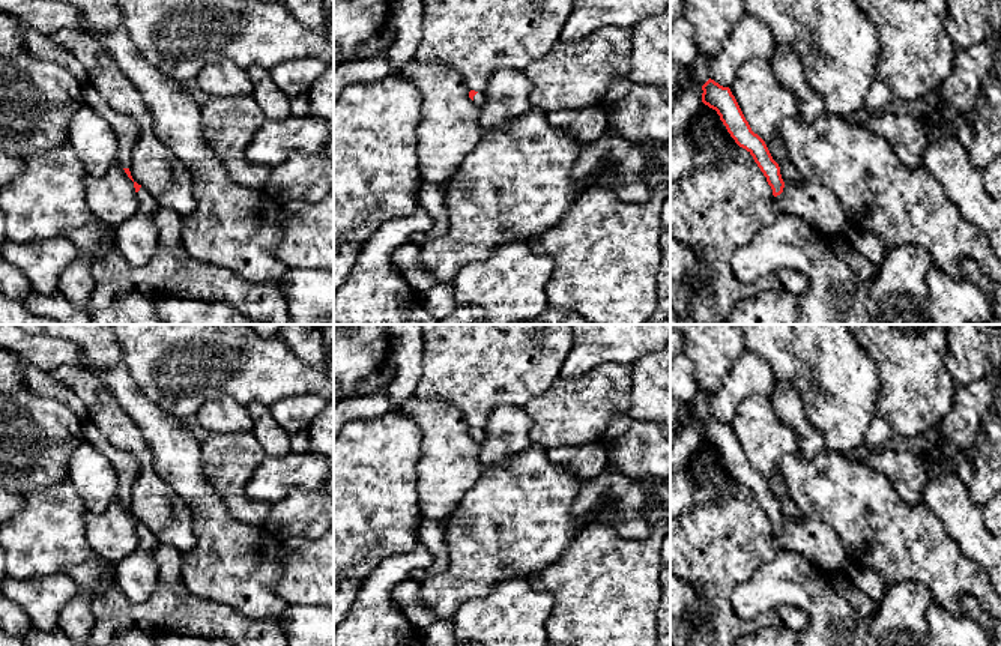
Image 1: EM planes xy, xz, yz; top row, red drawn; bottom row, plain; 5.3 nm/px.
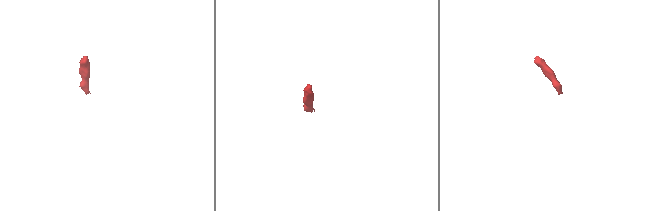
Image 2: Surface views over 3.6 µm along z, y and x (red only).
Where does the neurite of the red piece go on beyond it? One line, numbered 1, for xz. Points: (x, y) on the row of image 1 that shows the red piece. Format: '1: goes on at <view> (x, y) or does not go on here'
1: goes on at xz (478, 98)

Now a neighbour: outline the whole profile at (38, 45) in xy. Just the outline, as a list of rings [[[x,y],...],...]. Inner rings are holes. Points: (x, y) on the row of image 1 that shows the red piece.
[[[26,27],[23,44],[32,57],[54,62],[66,68],[81,84],[87,81],[89,75],[83,63],[72,53],[51,41],[48,35]]]

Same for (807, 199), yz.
[[[801,177],[797,183],[785,182],[783,192],[773,195],[773,210],[804,219],[824,237],[849,233],[849,221],[837,197],[815,179]]]

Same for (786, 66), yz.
[[[777,45],[770,66],[777,81],[788,87],[798,102],[798,117],[804,125],[825,114],[824,96],[810,87],[800,57],[788,45]]]

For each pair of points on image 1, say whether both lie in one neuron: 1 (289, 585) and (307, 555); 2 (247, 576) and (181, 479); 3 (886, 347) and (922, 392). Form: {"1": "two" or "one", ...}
{"1": "one", "2": "one", "3": "one"}

